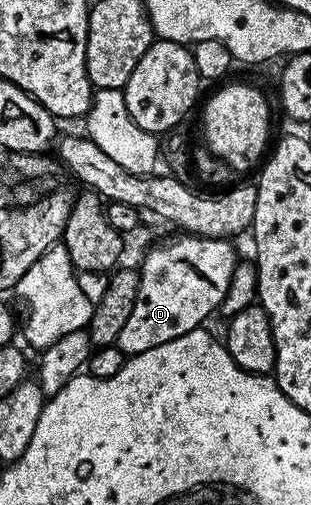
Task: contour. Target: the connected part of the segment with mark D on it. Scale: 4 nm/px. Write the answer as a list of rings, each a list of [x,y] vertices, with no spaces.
[[[176,236],[180,237],[150,250],[138,265],[138,299],[134,299],[134,311],[130,311],[126,327],[118,331],[115,344],[124,355],[145,353],[158,343],[170,343],[170,339],[178,339],[186,331],[201,328],[204,320],[223,306],[238,262],[233,242],[222,237]]]

